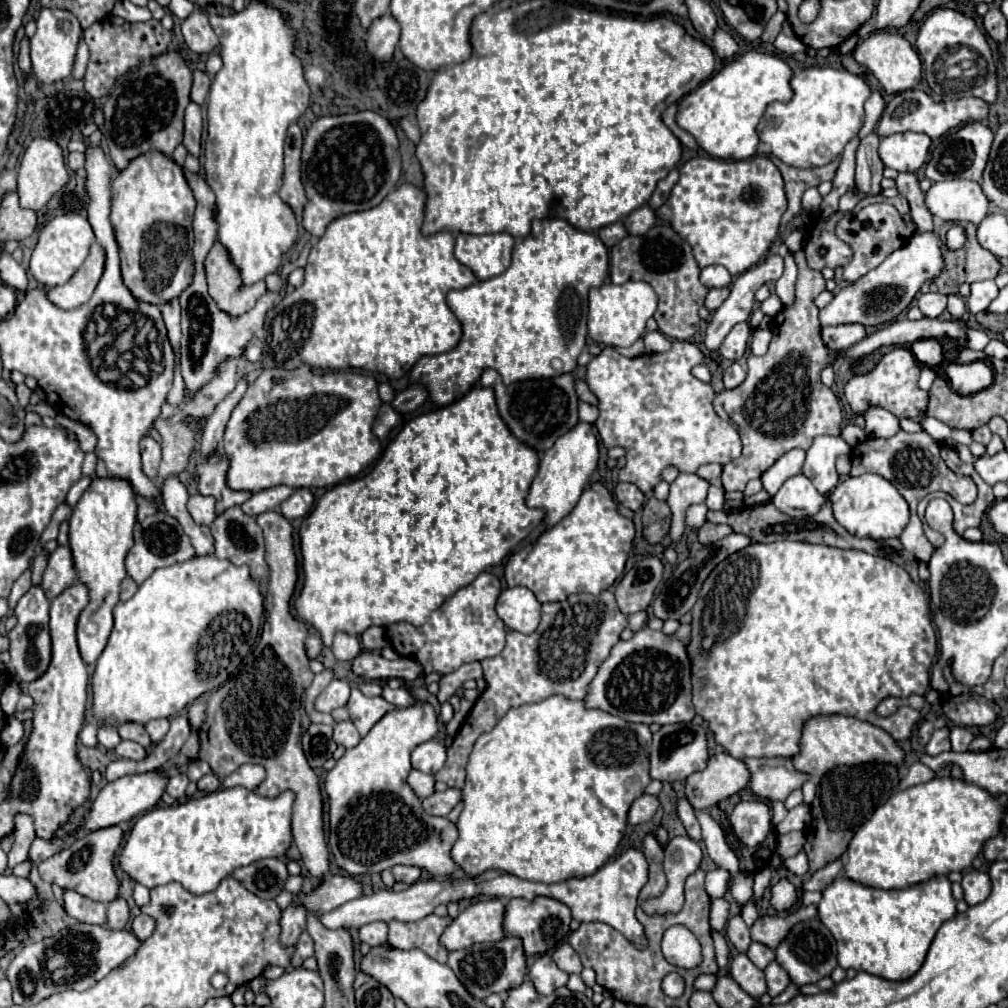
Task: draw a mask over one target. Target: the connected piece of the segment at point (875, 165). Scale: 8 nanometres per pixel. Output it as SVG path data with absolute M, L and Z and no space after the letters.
M874 133L862 139L856 149L856 191L864 195L878 193L878 183L882 179L884 165L876 155L876 147L878 147L878 137Z

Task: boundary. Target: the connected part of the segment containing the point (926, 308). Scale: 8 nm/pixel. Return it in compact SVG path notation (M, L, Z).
M924 293L918 299L918 307L924 313L924 317L936 319L946 309L946 295L940 295L940 293Z

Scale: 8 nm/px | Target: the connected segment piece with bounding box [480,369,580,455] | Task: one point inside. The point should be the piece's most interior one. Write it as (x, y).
(538, 412)

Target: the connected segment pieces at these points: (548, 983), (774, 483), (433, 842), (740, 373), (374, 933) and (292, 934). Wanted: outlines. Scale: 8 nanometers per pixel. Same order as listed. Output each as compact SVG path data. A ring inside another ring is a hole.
M540 955L534 965L530 967L528 979L534 983L534 989L540 995L550 995L558 987L564 987L568 981L568 975L556 967L556 963L548 955Z
M792 449L788 451L786 455L782 455L760 479L762 479L762 485L764 489L768 491L770 497L774 497L778 493L778 489L782 487L782 483L794 475L800 473L802 469L802 463L804 463L804 457L806 453L802 449Z
M428 703L386 713L368 735L328 771L324 789L330 805L330 853L334 863L348 875L368 875L394 865L416 865L430 875L446 877L456 871L450 849L456 841L456 825L446 817L424 813L420 799L406 783L410 753L438 733L436 713ZM340 831L340 839L338 839Z
M732 363L732 365L724 371L724 385L726 385L726 389L734 389L734 387L742 385L744 379L746 379L746 371L744 371L738 363Z
M374 921L374 923L362 925L358 929L358 935L360 935L360 941L364 941L368 945L382 945L382 943L386 943L386 931L388 931L386 923Z
M288 905L280 917L280 943L282 947L296 945L302 929L306 927L306 909Z

